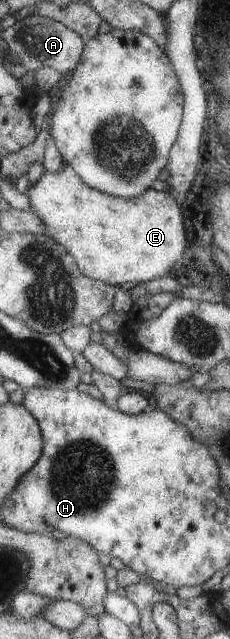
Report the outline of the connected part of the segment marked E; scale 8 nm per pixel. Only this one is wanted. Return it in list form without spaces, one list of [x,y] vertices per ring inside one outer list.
[[[64,164],[54,173],[43,171],[34,184],[26,187],[24,195],[28,198],[30,211],[40,218],[45,235],[60,244],[74,258],[80,273],[113,287],[126,281],[140,284],[168,275],[189,244],[182,225],[180,201],[176,201],[170,193],[150,187],[134,197],[114,197],[88,188],[72,168]]]

